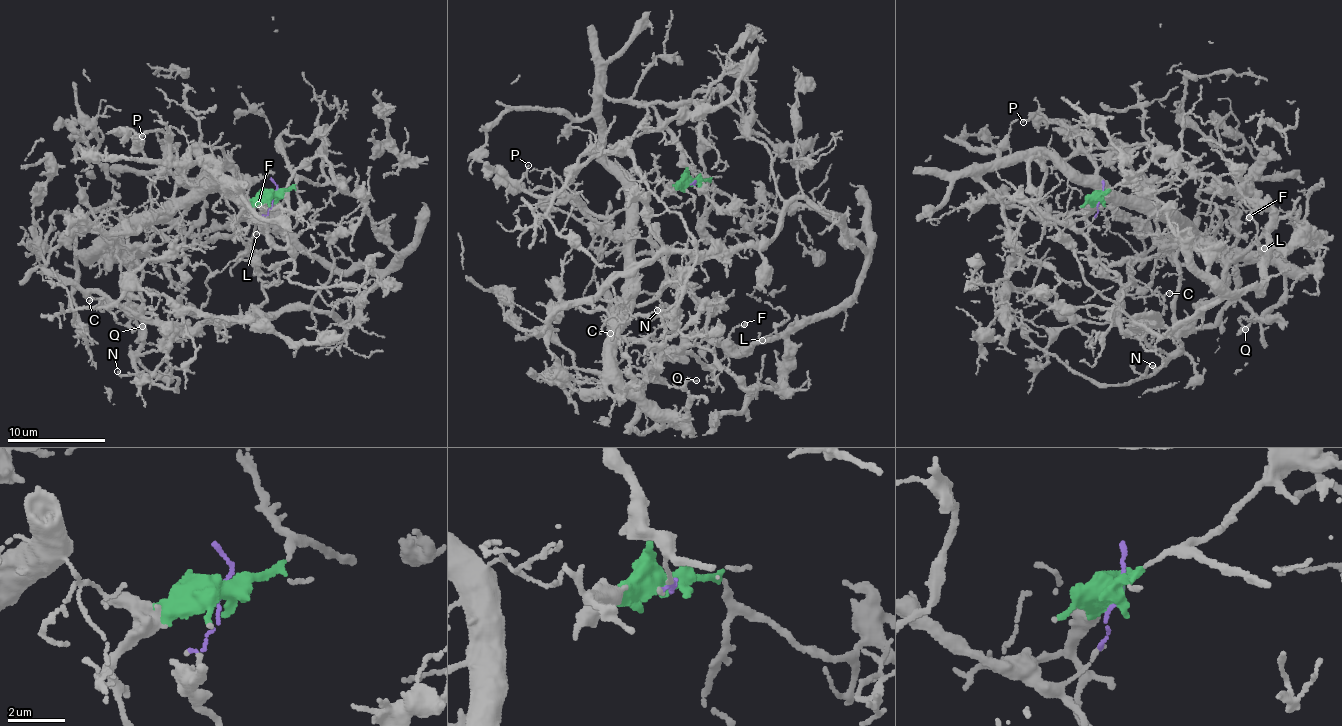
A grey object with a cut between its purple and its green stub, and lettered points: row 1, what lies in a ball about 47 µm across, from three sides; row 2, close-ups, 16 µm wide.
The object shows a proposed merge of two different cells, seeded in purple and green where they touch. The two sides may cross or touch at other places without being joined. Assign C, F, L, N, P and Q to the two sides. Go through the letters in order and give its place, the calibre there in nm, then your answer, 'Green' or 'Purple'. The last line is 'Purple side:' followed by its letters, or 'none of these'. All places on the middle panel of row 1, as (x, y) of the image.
C: Place: (610, 333). Thickness 140 nm. Green
F: Place: (744, 324). Thickness 150 nm. Green
L: Place: (762, 340). Thickness 90 nm. Green
N: Place: (657, 310). Thickness 240 nm. Purple
P: Place: (528, 165). Thickness 120 nm. Purple
Q: Place: (696, 380). Thickness 110 nm. Purple
Purple side: N, P, Q

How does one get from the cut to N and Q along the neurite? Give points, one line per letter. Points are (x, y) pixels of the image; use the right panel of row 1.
N: (1102, 197), (1084, 227), (1062, 225), (992, 194), (981, 176), (1052, 157), (1177, 223), (1179, 349), (1153, 365)
Q: (1102, 197), (1084, 227), (1062, 225), (981, 176), (1052, 157), (1262, 255), (1284, 297), (1245, 330)

